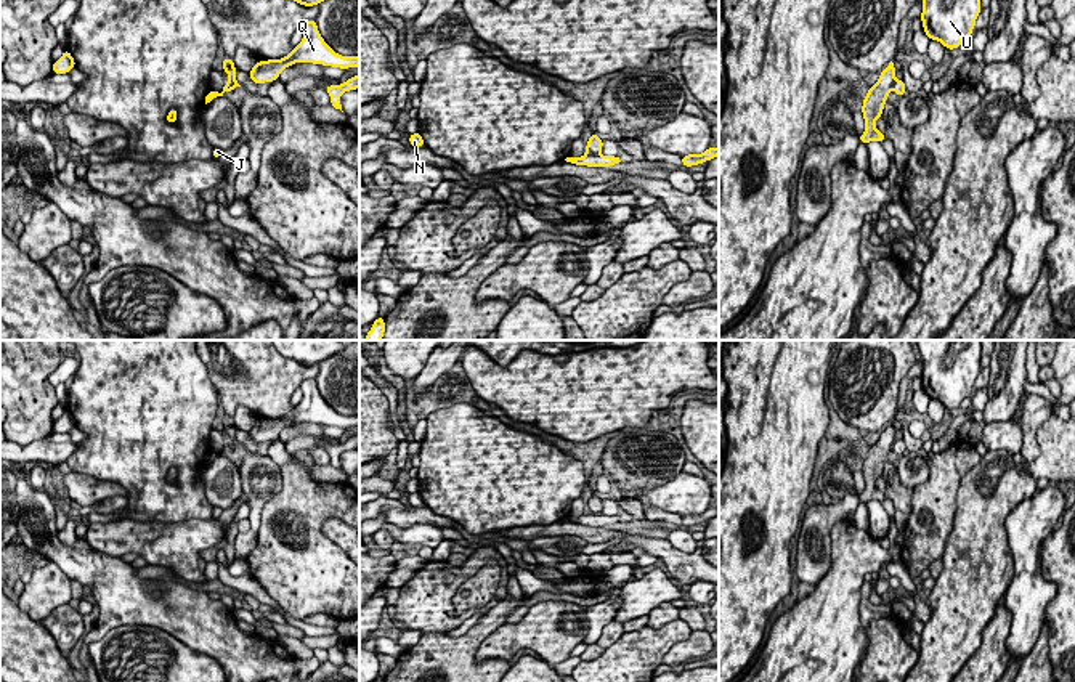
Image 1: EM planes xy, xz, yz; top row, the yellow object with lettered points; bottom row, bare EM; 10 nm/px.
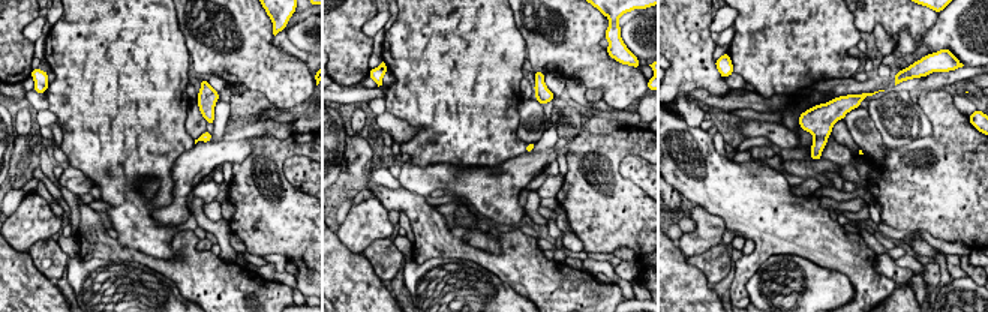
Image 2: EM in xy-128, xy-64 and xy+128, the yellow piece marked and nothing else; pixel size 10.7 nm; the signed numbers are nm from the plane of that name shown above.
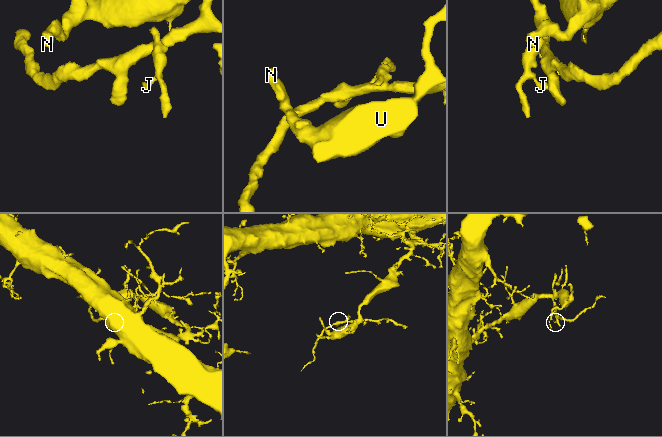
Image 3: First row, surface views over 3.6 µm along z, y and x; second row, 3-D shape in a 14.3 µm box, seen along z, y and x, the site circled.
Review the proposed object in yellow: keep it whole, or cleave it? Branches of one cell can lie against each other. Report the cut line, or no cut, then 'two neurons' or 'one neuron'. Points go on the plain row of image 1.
cut xz (588, 511), (597, 514); two neurons

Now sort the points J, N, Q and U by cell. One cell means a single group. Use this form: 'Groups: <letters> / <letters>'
Groups: J / N Q U

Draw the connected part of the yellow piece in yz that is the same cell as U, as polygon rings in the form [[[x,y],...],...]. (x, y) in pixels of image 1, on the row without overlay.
[[[916,340],[923,358],[923,388],[945,408],[971,398],[980,372],[982,340]]]

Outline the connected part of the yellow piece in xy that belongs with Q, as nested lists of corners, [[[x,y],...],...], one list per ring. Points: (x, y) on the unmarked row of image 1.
[[[314,379],[303,380],[300,388],[303,398],[286,417],[257,420],[250,428],[249,436],[257,445],[278,440],[279,433],[295,422],[313,422],[340,428],[359,425],[359,416],[342,416],[324,401]]]

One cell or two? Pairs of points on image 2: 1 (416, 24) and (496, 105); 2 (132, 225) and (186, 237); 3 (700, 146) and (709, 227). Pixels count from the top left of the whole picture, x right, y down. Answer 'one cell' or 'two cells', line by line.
1: one cell
2: two cells
3: two cells

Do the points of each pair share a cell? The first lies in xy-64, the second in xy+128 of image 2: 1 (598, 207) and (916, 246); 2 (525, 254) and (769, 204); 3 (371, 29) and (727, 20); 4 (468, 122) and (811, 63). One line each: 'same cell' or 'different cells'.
1: different cells
2: same cell
3: same cell
4: same cell

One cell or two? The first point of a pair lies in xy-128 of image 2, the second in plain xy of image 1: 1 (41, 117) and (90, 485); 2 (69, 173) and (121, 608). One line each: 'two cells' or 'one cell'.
1: one cell
2: two cells

